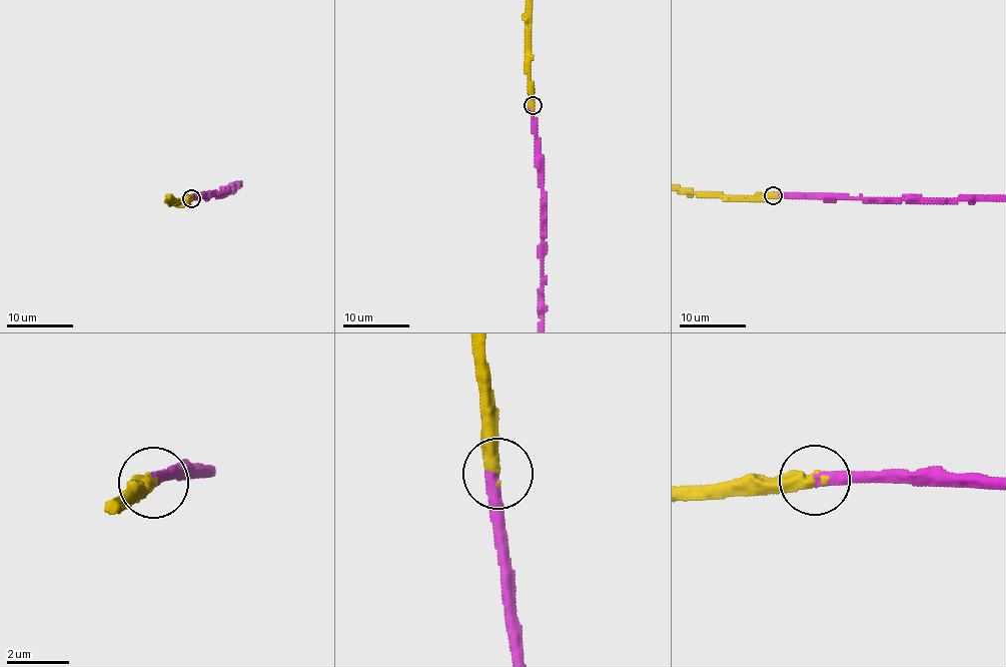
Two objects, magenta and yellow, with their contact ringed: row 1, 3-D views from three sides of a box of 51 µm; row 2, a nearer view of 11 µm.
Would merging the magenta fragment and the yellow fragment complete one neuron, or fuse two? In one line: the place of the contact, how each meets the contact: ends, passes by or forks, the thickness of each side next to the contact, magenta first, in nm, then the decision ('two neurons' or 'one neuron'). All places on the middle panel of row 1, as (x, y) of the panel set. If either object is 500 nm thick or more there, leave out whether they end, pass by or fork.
(533, 105) | magenta ends | yellow ends | 440/400 nm | one neuron

